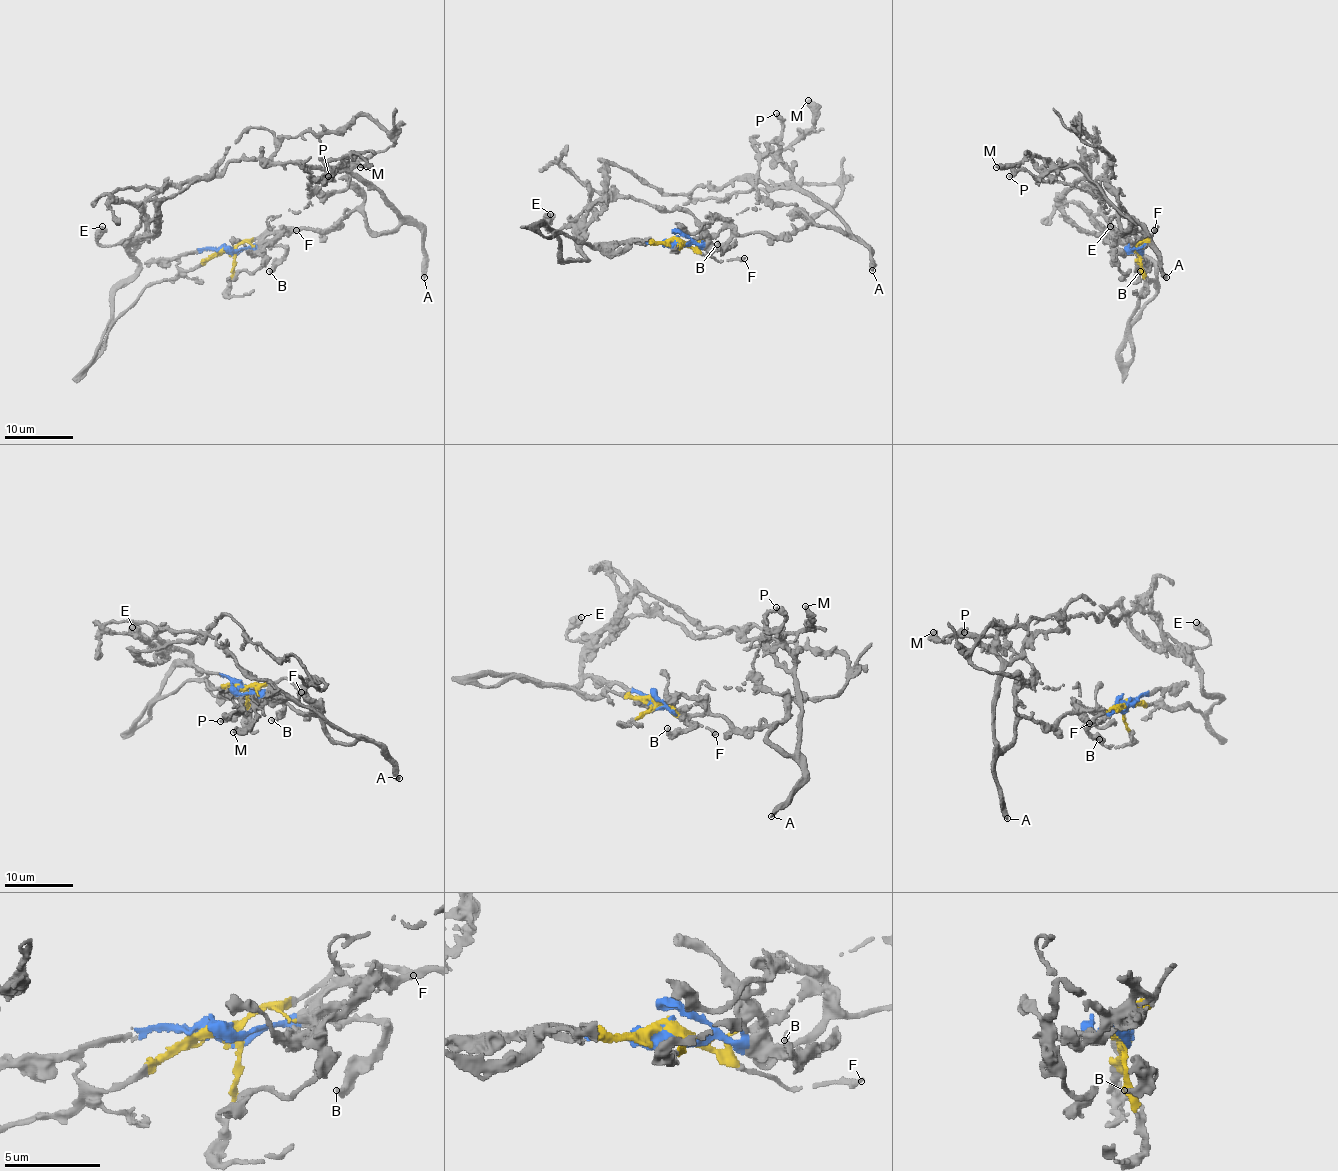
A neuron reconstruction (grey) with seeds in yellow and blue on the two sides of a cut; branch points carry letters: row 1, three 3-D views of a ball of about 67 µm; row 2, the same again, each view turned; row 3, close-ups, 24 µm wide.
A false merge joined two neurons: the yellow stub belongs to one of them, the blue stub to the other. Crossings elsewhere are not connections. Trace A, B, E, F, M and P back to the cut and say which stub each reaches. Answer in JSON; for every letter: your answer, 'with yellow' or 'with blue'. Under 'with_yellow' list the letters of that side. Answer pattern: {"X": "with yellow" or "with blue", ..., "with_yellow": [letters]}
{"A": "with blue", "B": "with blue", "E": "with yellow", "F": "with yellow", "M": "with blue", "P": "with blue", "with_yellow": ["E", "F"]}

